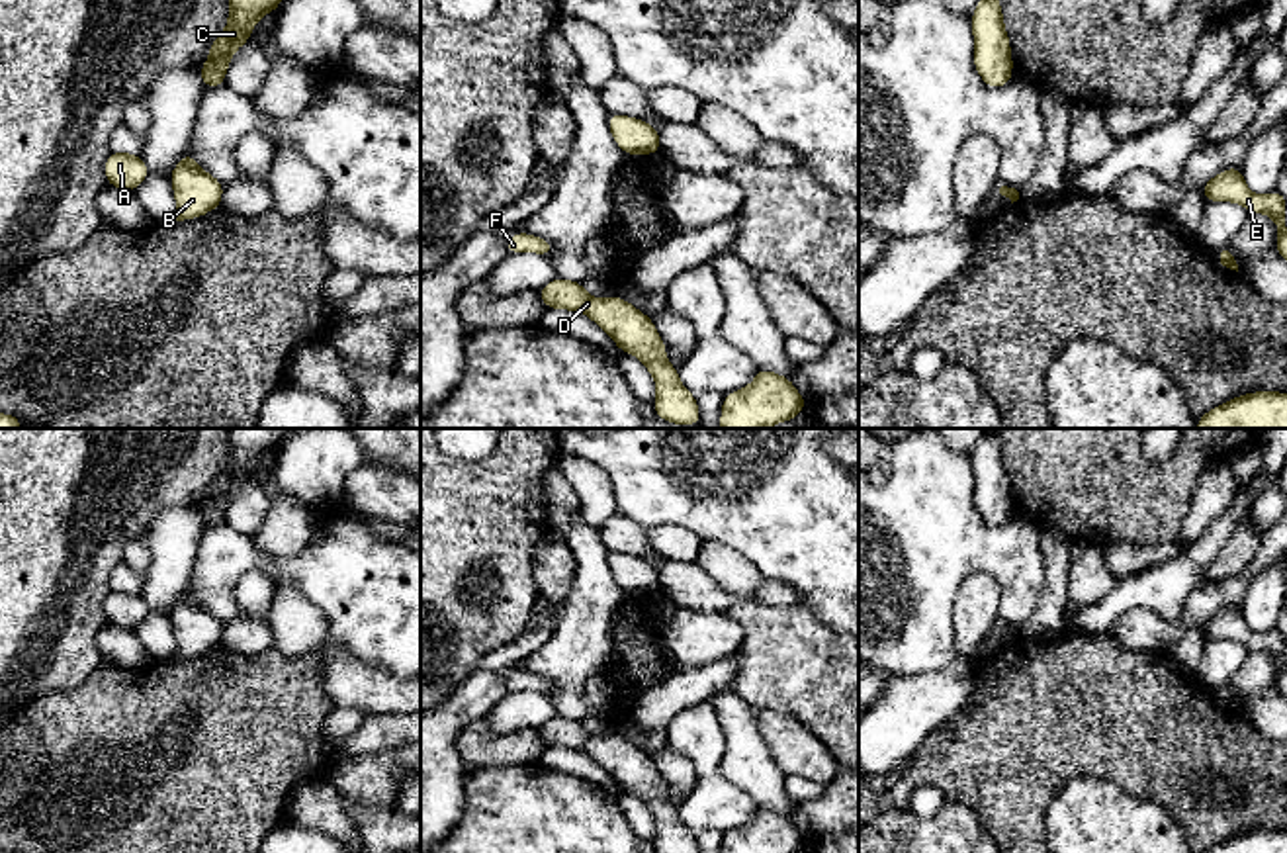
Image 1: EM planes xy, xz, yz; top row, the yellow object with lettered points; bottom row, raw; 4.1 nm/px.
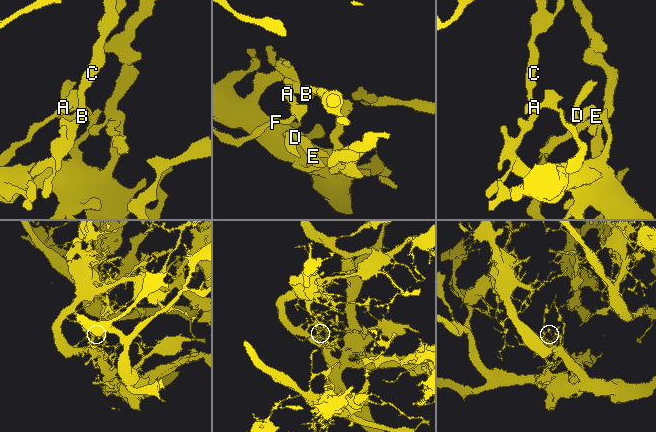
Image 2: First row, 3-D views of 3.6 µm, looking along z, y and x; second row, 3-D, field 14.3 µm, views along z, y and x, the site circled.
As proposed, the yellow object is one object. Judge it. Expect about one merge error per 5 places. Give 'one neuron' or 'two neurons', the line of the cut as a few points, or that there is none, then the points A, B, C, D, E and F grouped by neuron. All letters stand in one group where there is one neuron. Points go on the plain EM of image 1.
one neuron; no cut; A B C D E F

